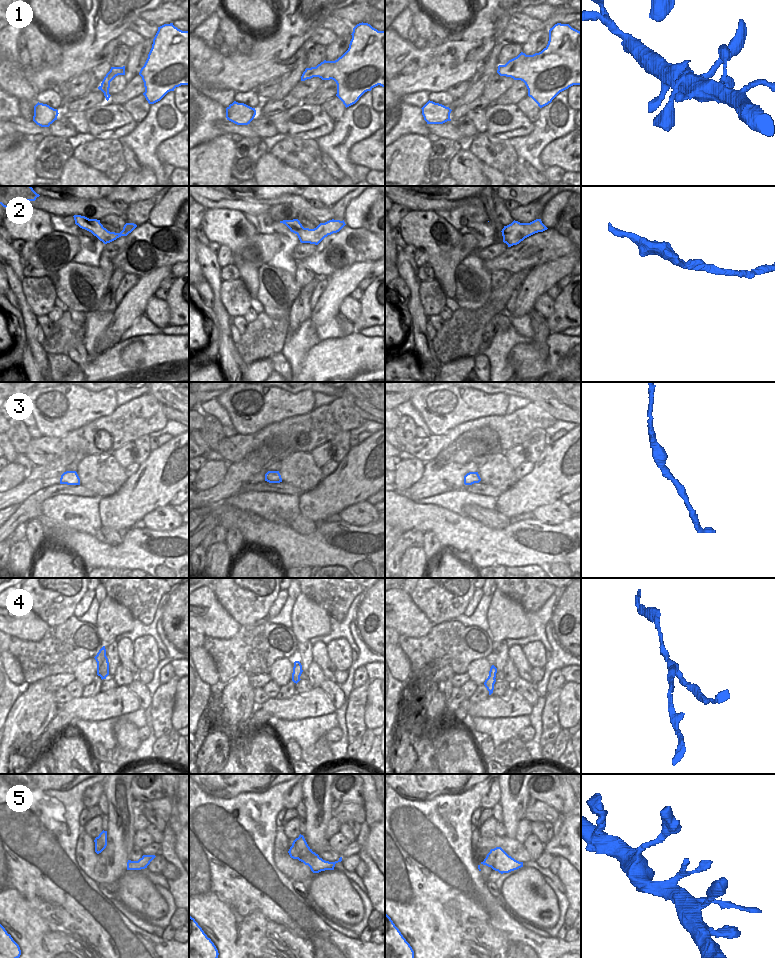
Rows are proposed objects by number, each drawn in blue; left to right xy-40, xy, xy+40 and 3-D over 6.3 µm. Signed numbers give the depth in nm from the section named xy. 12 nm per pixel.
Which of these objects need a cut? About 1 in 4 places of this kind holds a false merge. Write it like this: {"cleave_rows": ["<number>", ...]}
{"cleave_rows": ["4"]}

